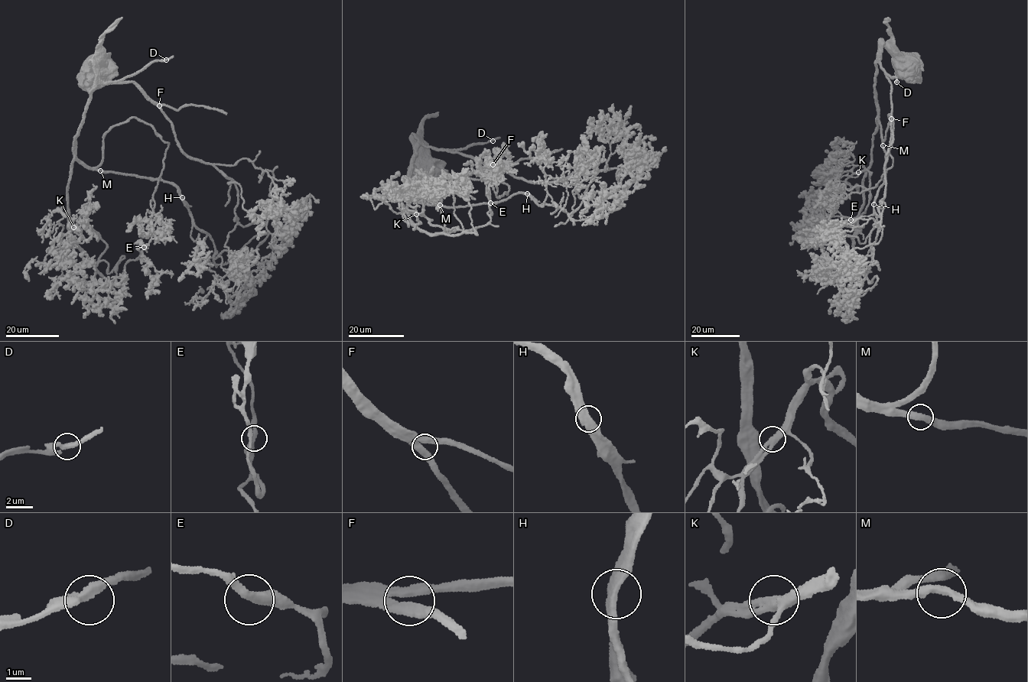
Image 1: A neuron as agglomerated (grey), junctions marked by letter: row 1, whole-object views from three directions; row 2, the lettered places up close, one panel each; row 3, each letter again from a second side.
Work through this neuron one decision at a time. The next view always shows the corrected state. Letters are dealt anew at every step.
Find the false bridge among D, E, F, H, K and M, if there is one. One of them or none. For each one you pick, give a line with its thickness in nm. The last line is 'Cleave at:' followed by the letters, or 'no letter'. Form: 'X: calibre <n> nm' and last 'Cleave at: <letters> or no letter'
Cleave at: no letter

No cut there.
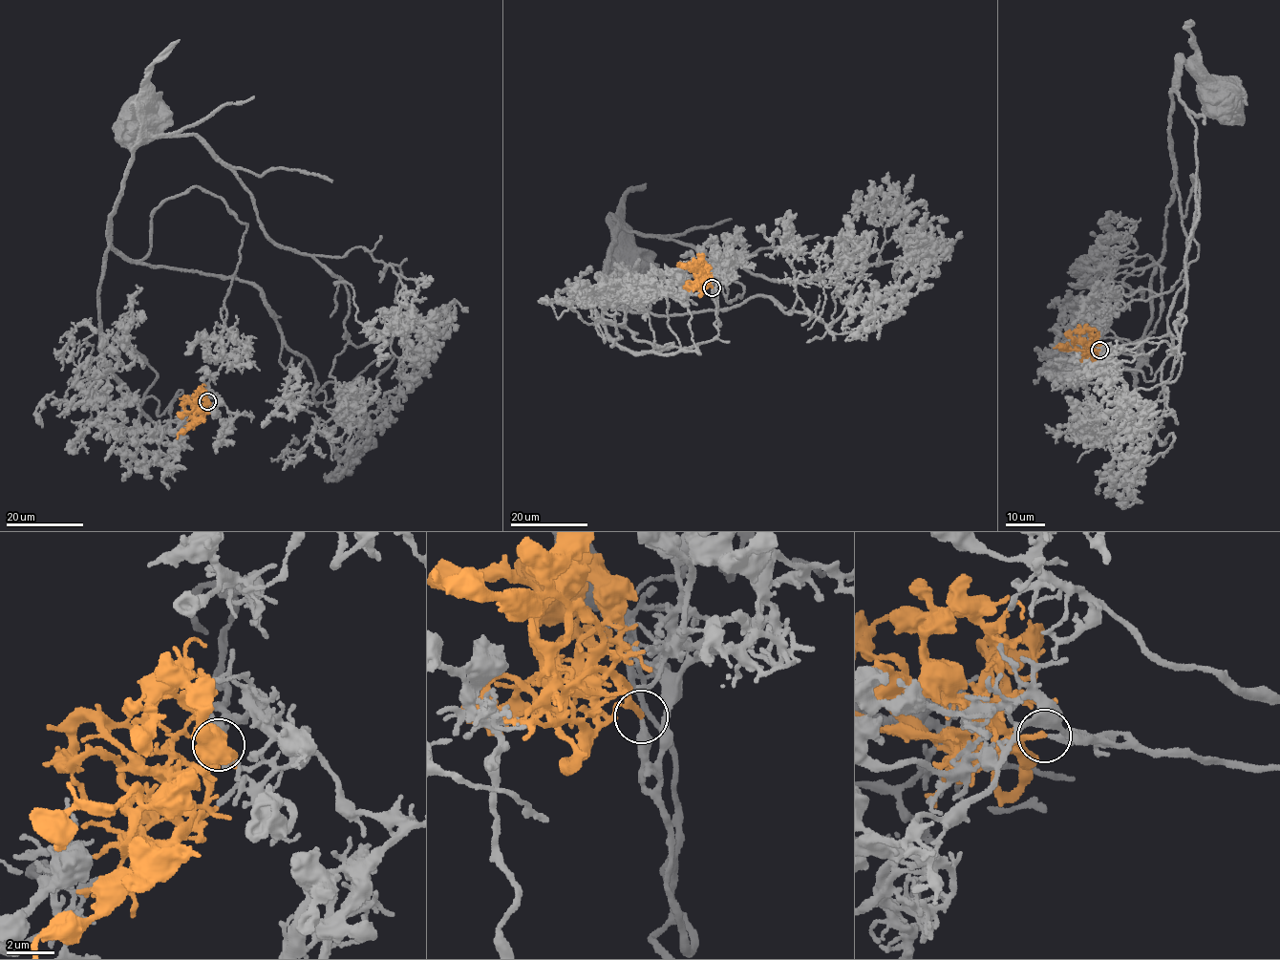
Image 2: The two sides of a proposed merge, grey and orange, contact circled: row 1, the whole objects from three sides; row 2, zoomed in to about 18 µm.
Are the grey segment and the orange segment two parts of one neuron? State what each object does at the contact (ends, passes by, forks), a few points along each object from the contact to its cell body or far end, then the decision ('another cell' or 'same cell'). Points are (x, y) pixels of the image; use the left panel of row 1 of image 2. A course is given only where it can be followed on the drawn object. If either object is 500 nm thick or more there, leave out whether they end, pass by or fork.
grey ends | orange ends | grey via (207, 401), (206, 383), (178, 432), (162, 429), (104, 360), (109, 217), (141, 114) | orange via (207, 401), (205, 408), (200, 408), (205, 404), (202, 392), (193, 400) | same cell

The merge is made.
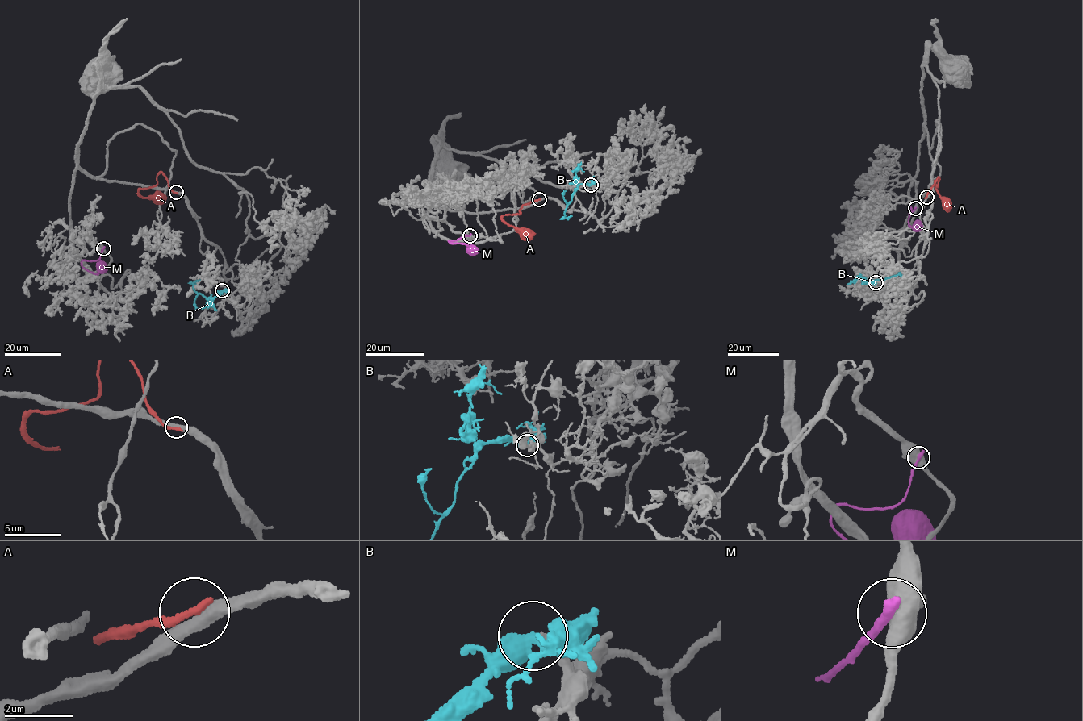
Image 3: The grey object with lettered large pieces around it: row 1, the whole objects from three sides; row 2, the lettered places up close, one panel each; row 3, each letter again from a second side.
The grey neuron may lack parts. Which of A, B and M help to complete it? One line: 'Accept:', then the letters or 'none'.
Accept: none

